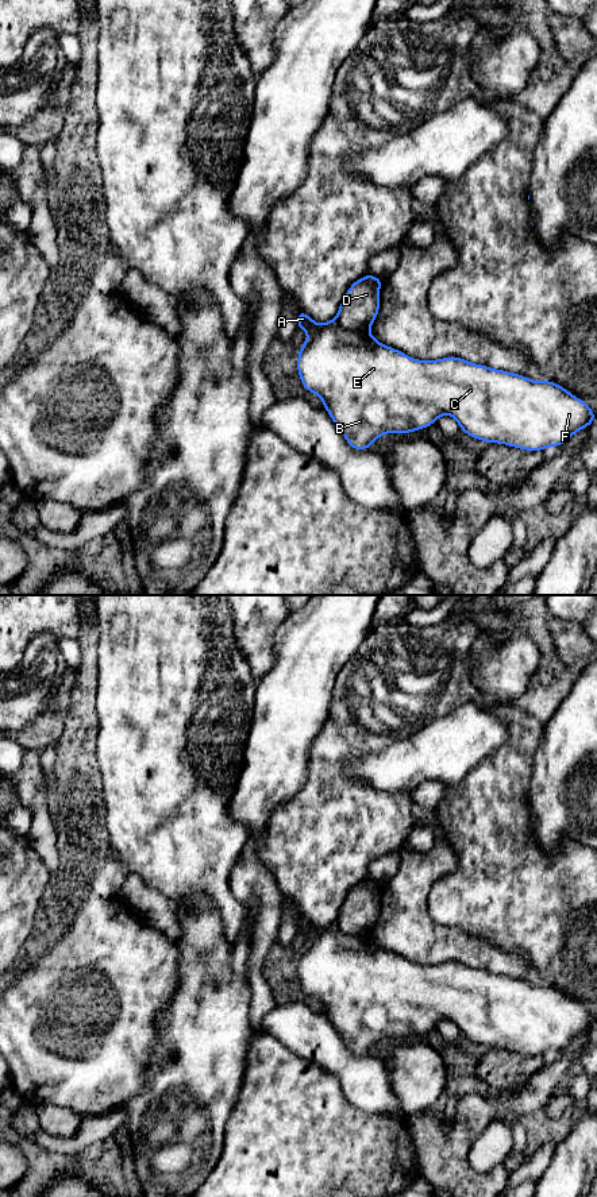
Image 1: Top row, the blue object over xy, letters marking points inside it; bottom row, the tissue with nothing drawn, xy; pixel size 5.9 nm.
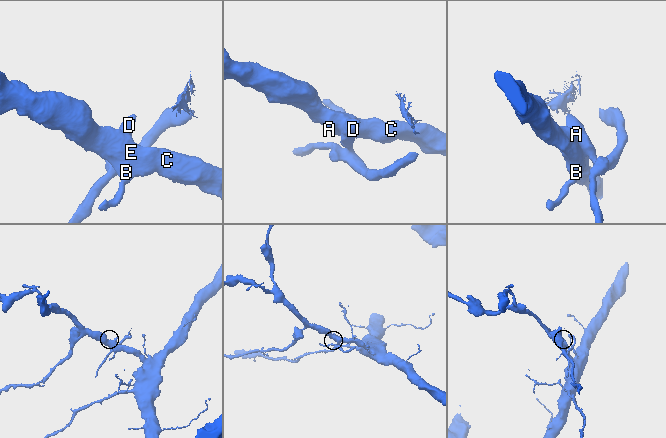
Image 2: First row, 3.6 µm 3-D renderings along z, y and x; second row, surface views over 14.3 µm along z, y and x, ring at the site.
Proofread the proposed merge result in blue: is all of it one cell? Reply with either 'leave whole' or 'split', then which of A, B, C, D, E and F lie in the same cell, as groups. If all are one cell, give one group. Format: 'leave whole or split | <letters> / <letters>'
leave whole | A B C D E F

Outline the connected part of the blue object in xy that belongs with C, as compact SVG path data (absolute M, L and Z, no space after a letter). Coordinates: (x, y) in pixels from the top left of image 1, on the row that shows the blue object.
M370 274L355 281L342 300L336 317L328 323L317 324L301 309L296 318L298 329L307 333L297 354L301 383L321 398L353 449L369 449L385 433L424 429L448 414L473 439L543 451L567 443L597 418L581 398L551 381L531 381L457 356L416 360L377 341L369 329L380 312L381 282L382 278Z

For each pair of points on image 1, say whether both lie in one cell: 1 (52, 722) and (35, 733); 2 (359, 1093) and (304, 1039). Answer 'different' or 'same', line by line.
1: same
2: same

